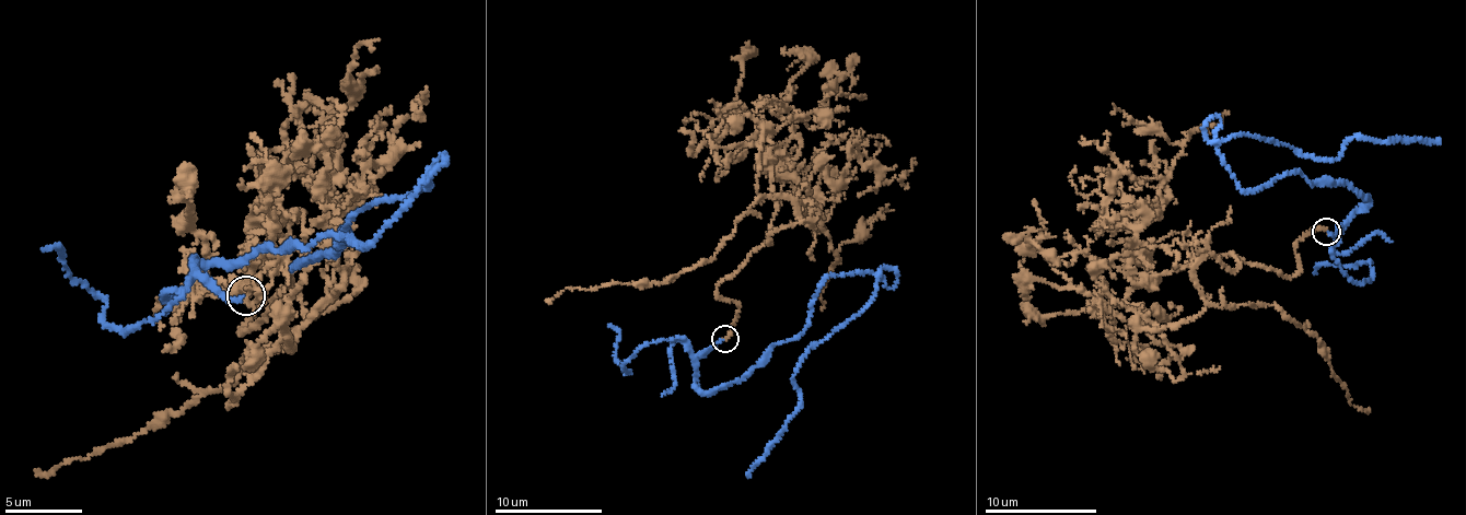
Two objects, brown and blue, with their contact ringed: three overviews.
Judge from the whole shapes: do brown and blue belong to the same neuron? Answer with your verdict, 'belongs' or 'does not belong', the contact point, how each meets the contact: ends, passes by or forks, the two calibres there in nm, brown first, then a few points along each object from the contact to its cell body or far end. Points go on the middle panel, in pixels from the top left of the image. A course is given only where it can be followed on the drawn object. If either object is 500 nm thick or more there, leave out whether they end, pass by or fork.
belongs | (724, 338) | brown ends | blue ends | 240/160 nm | brown via (725, 339), (737, 306), (721, 281), (812, 222), (788, 200), (768, 195), (667, 280), (546, 299) | blue via (723, 339), (699, 358), (702, 391), (800, 337), (825, 280), (876, 278), (795, 372), (801, 408), (747, 477)

